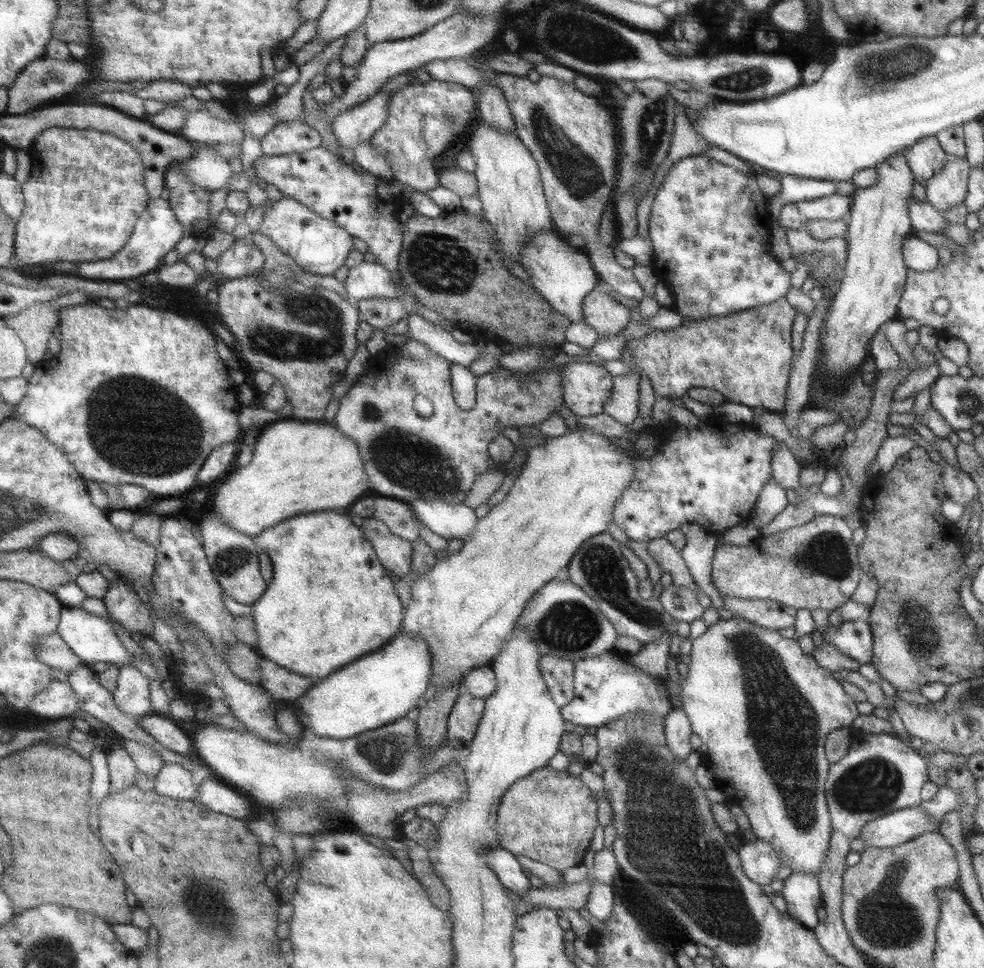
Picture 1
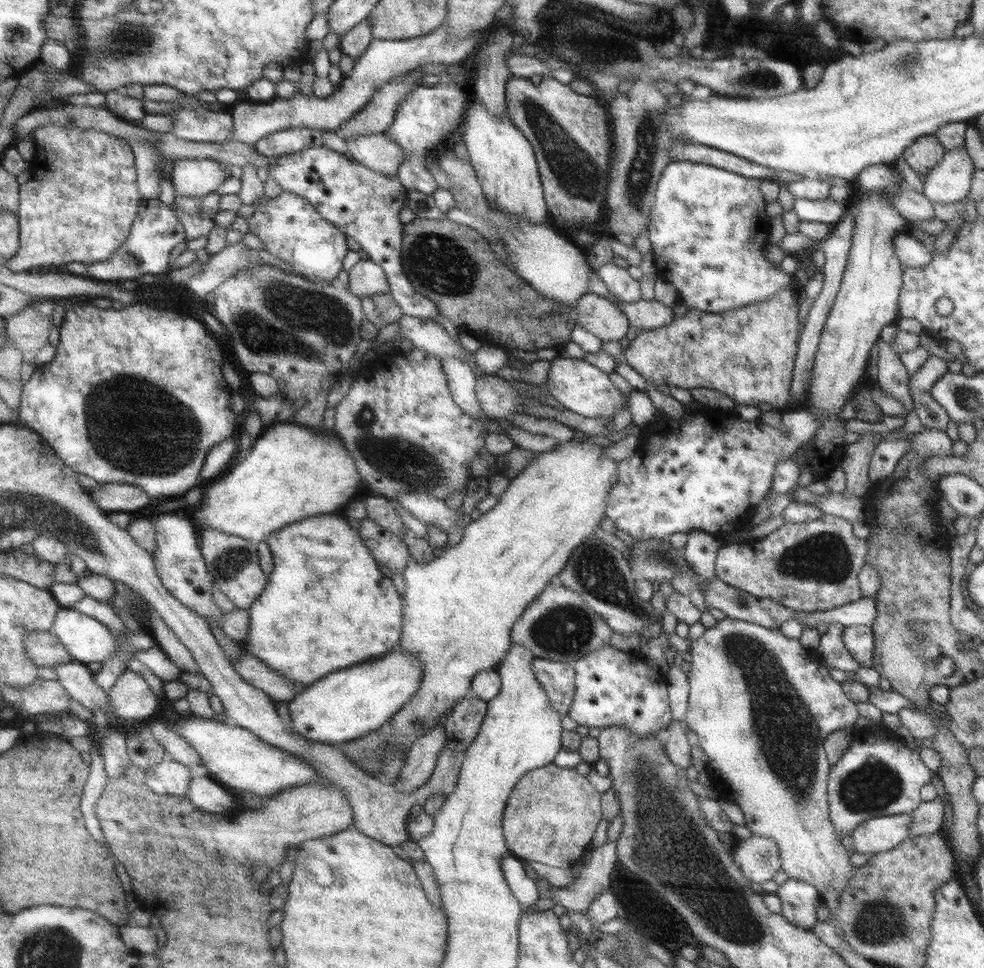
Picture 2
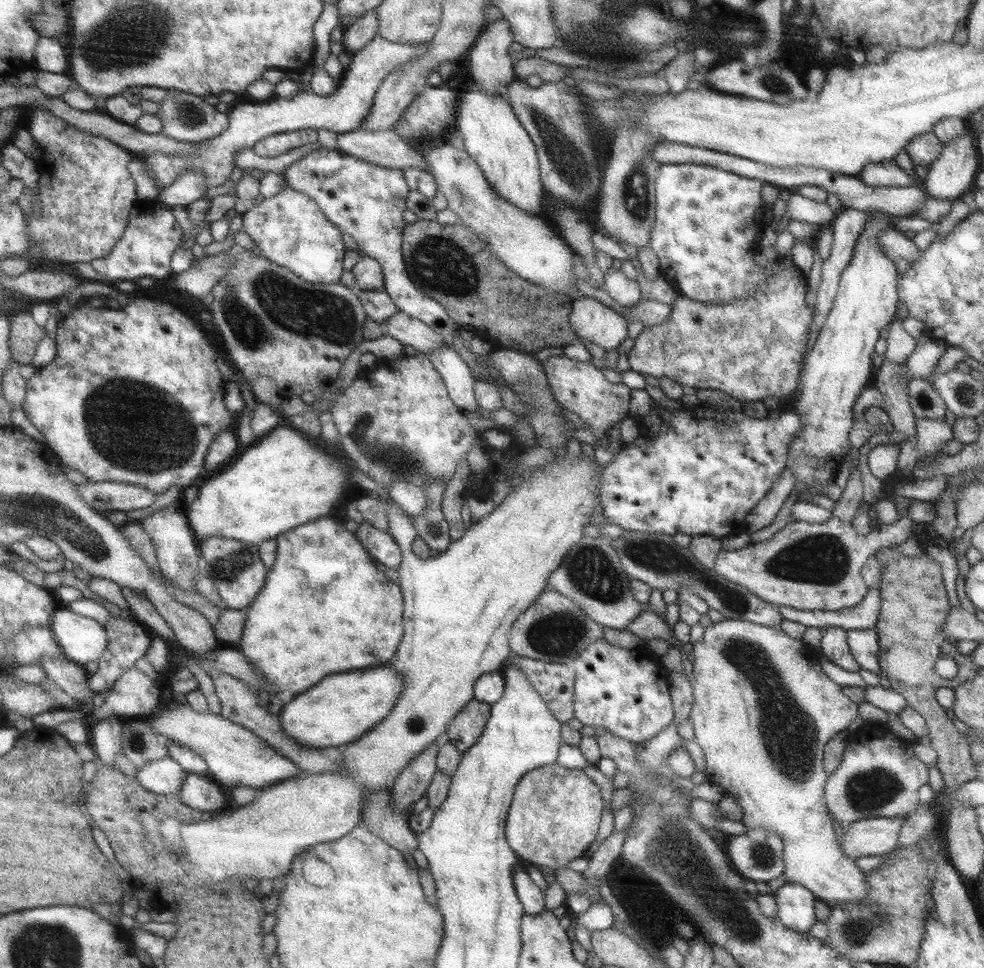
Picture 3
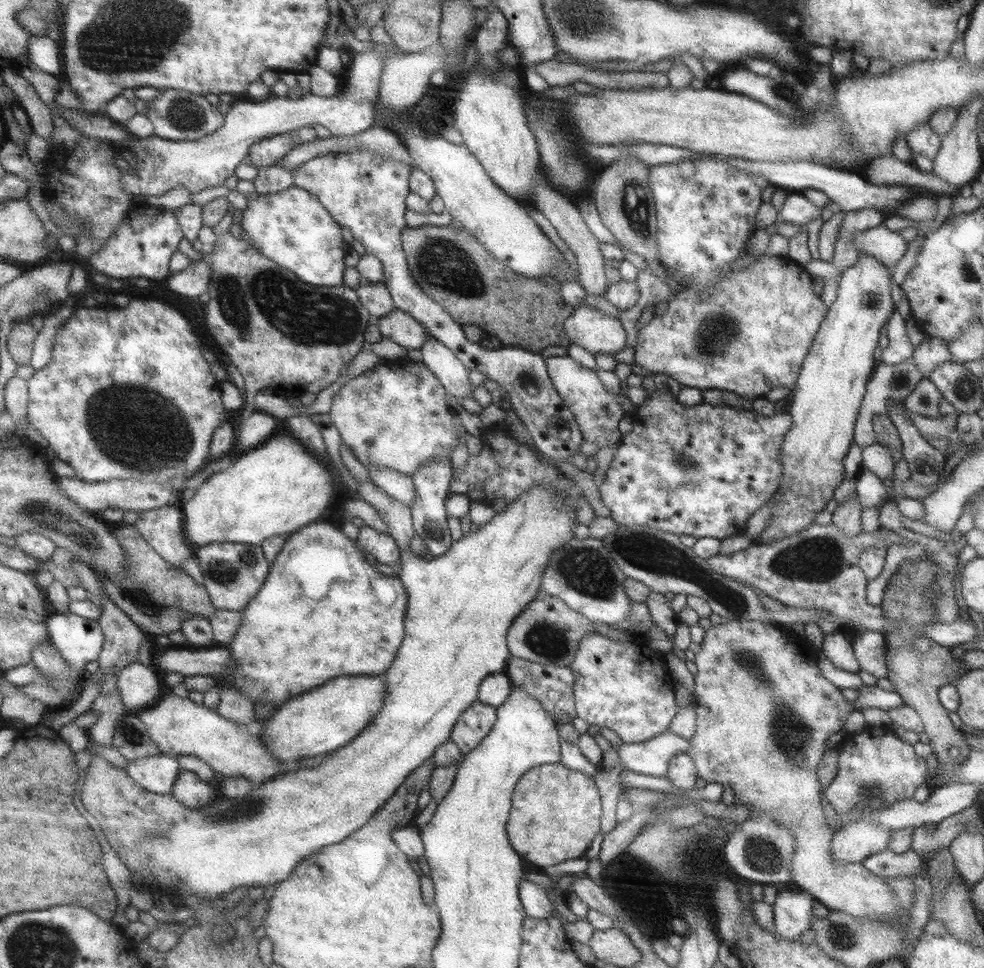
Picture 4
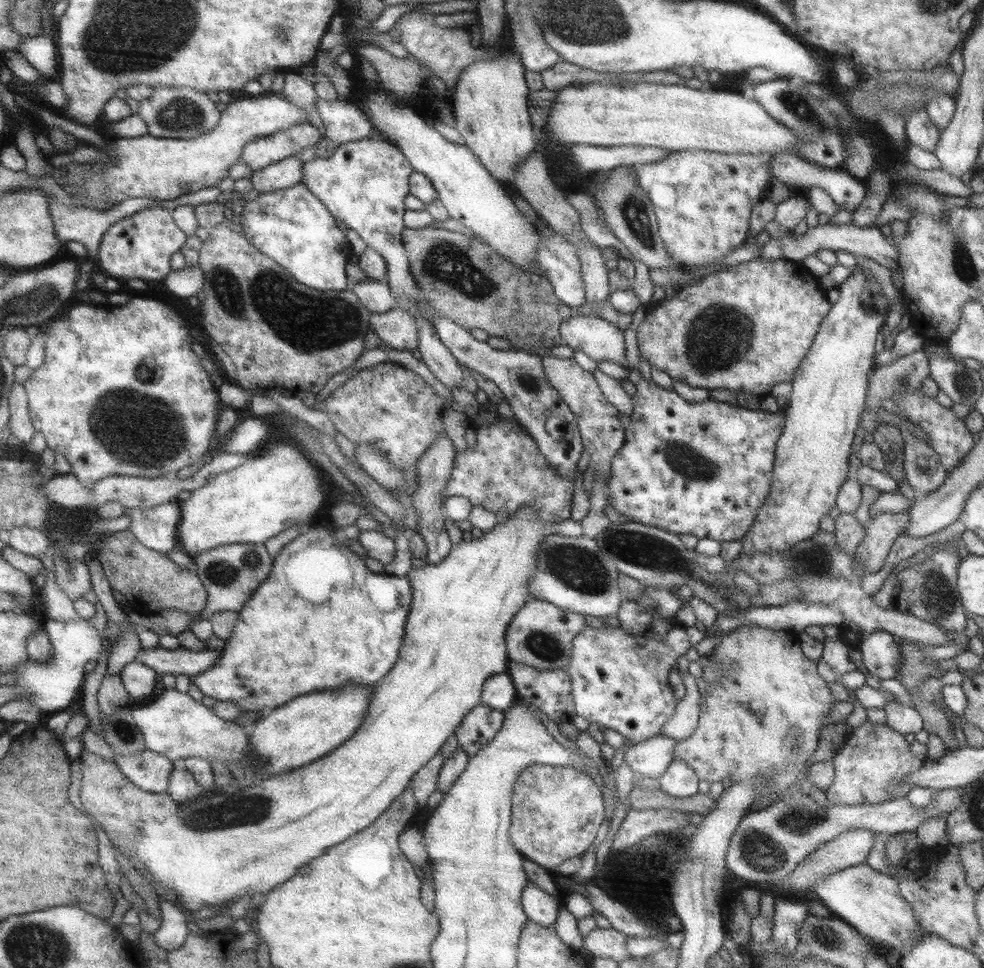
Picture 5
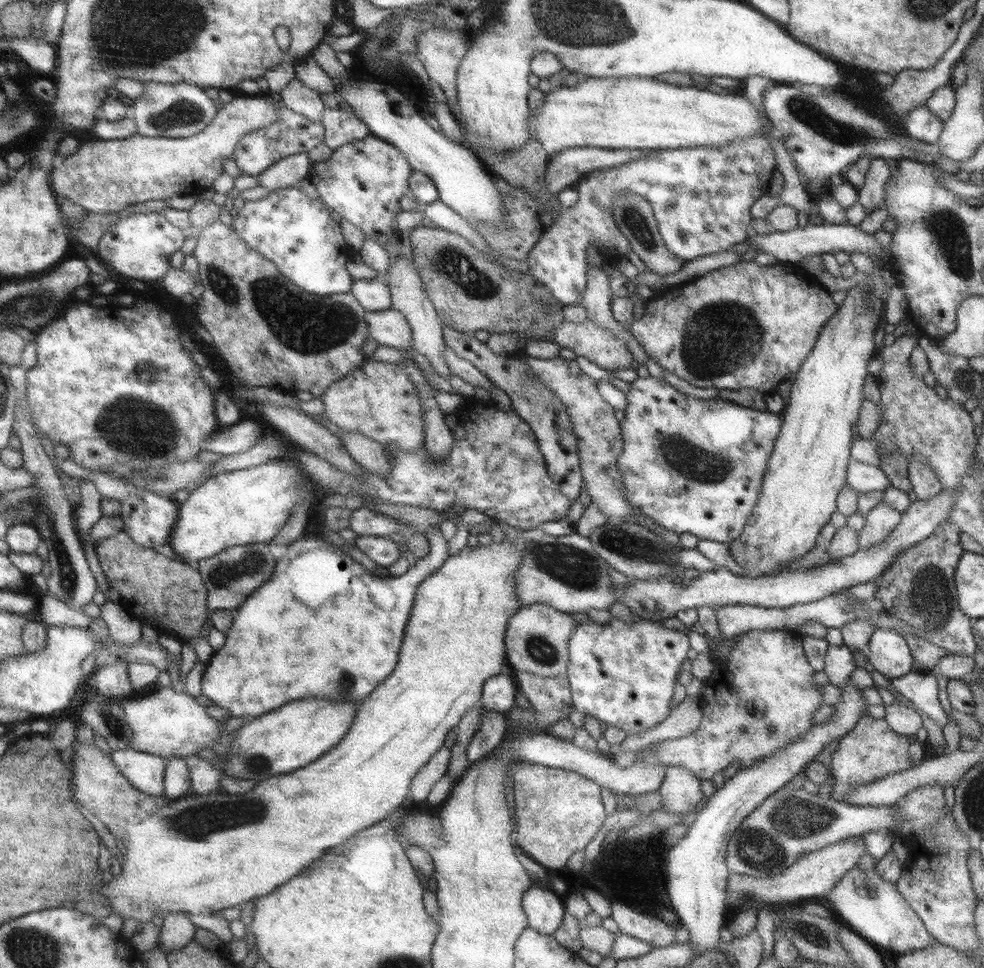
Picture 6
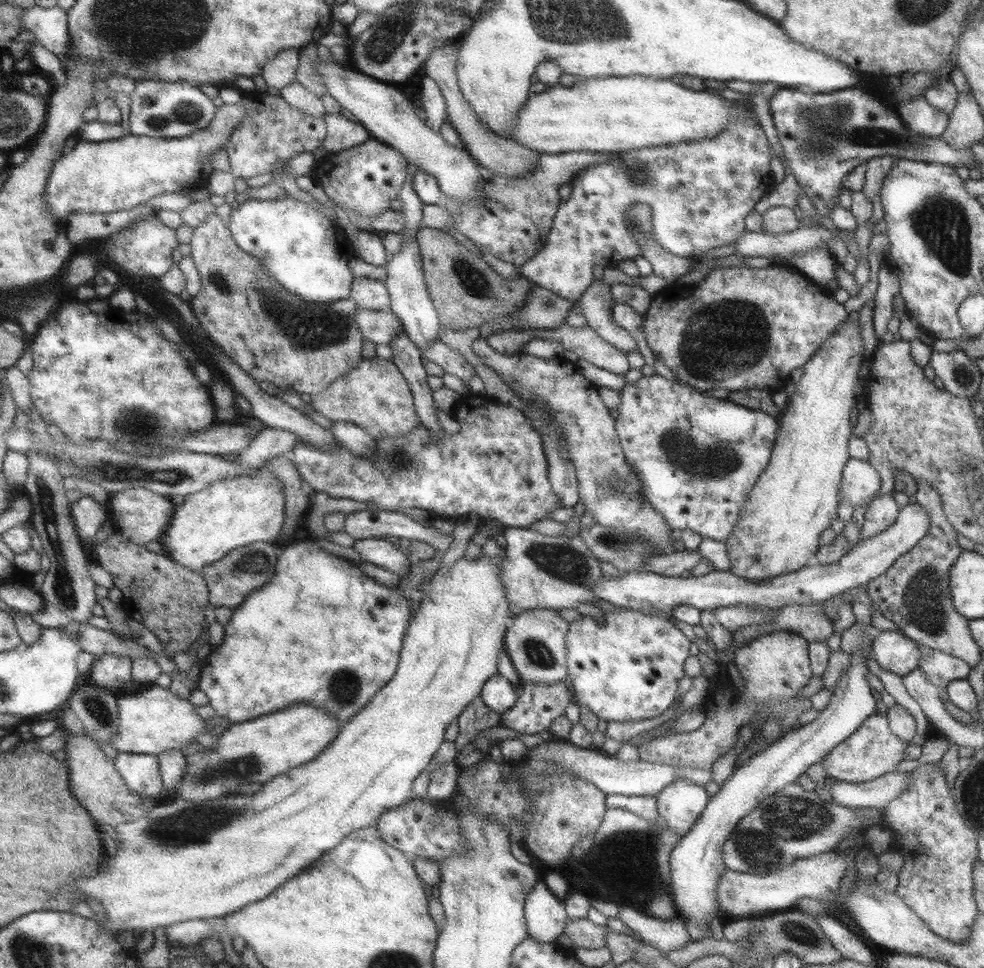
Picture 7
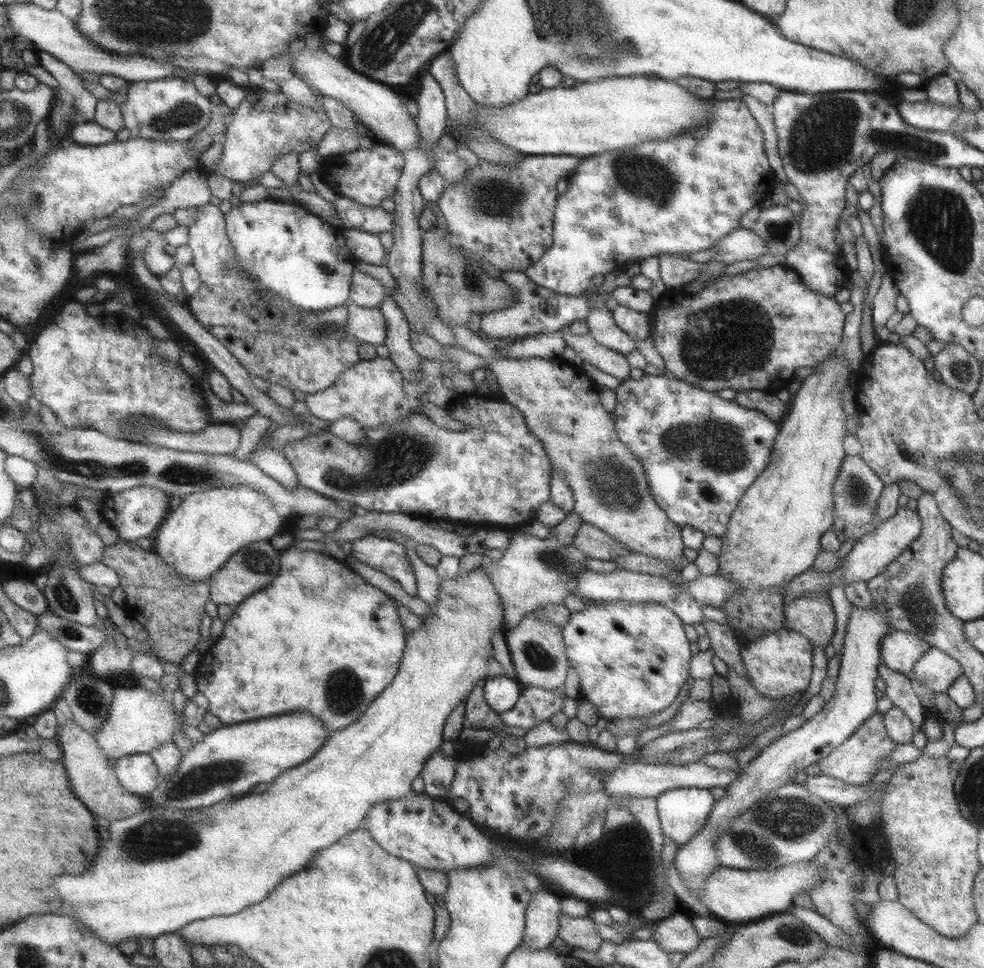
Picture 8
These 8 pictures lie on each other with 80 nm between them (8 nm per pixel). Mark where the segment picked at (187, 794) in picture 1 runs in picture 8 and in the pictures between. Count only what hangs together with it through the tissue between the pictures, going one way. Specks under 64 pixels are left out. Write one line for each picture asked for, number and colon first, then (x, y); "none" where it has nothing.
2: (172, 777)
3: (166, 777)
4: (160, 774)
5: (153, 771)
6: (148, 771)
7: (143, 772)
8: (140, 774)

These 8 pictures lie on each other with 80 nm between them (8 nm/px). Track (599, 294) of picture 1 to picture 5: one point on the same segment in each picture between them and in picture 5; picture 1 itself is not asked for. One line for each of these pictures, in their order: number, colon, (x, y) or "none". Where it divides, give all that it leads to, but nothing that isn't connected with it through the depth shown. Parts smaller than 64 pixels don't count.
2: (604, 318)
3: (591, 319)
4: (588, 327)
5: (597, 337)

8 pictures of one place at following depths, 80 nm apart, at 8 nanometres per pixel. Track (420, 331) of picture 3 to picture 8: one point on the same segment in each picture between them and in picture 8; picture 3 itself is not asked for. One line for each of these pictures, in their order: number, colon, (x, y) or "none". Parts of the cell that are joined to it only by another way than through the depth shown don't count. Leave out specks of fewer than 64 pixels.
4: (399, 326)
5: (396, 327)
6: (389, 327)
7: (378, 326)
8: (368, 324)

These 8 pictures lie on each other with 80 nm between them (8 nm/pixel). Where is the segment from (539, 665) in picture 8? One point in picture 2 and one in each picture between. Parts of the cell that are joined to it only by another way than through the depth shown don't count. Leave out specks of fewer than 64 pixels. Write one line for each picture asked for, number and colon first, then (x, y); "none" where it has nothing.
2: (558, 625)
3: (554, 629)
4: (547, 631)
5: (541, 635)
6: (537, 638)
7: (535, 641)

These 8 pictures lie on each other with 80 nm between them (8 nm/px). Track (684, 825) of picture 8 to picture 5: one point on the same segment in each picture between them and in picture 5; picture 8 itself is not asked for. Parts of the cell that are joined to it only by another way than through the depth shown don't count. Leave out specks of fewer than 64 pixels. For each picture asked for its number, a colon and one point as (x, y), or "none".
5: (679, 780)
6: (680, 790)
7: (680, 803)

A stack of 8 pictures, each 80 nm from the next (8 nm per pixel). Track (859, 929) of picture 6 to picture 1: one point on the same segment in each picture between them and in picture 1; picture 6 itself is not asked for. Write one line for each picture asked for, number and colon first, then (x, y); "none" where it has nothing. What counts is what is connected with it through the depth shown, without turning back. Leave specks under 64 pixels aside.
1: (763, 708)
2: (762, 705)
3: (763, 711)
4: (764, 711)
5: (872, 902)

